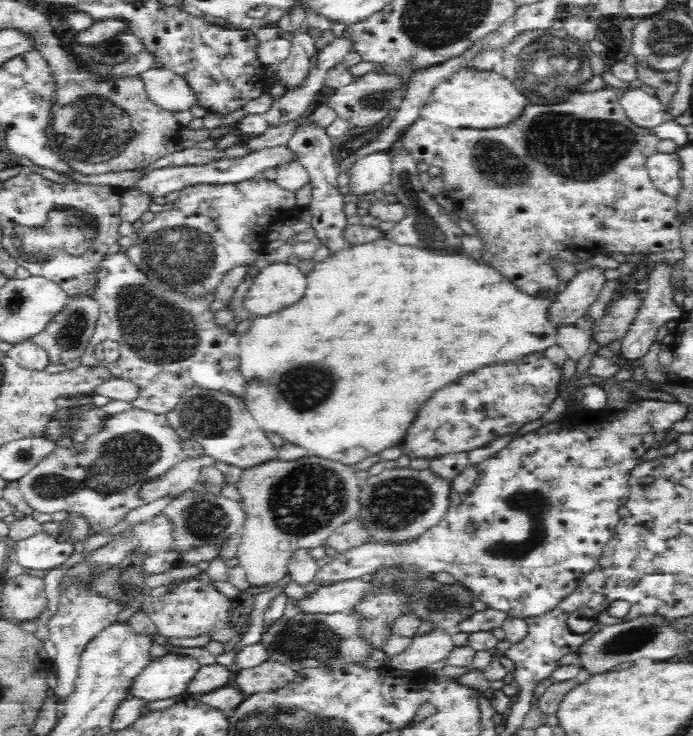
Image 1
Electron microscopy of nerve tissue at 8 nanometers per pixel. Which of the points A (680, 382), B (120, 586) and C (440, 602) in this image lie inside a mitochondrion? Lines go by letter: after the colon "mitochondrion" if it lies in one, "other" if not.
A: other
B: mitochondrion
C: mitochondrion

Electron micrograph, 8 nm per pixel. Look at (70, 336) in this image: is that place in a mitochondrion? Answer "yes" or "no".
yes

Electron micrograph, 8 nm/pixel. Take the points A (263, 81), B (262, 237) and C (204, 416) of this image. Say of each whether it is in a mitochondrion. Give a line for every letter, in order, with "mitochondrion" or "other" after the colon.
A: other
B: other
C: mitochondrion

